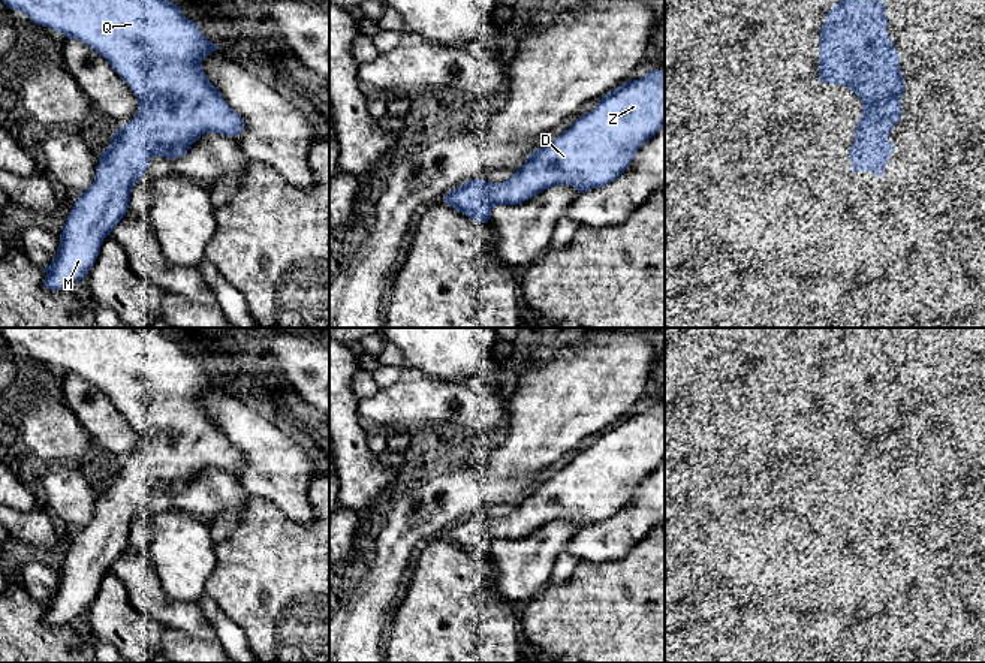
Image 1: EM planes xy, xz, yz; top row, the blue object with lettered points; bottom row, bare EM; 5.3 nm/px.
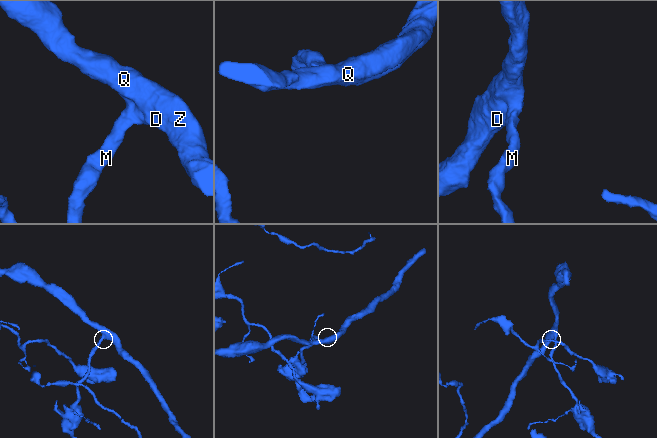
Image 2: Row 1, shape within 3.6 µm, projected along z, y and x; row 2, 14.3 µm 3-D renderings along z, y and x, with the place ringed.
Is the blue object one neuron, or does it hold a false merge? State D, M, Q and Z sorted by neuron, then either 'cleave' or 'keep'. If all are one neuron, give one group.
groups D M Q Z; keep

